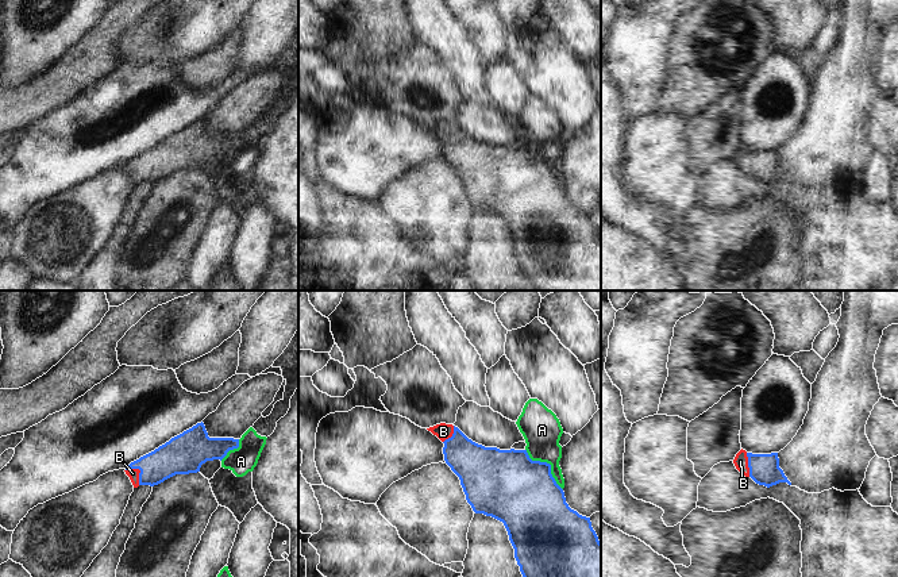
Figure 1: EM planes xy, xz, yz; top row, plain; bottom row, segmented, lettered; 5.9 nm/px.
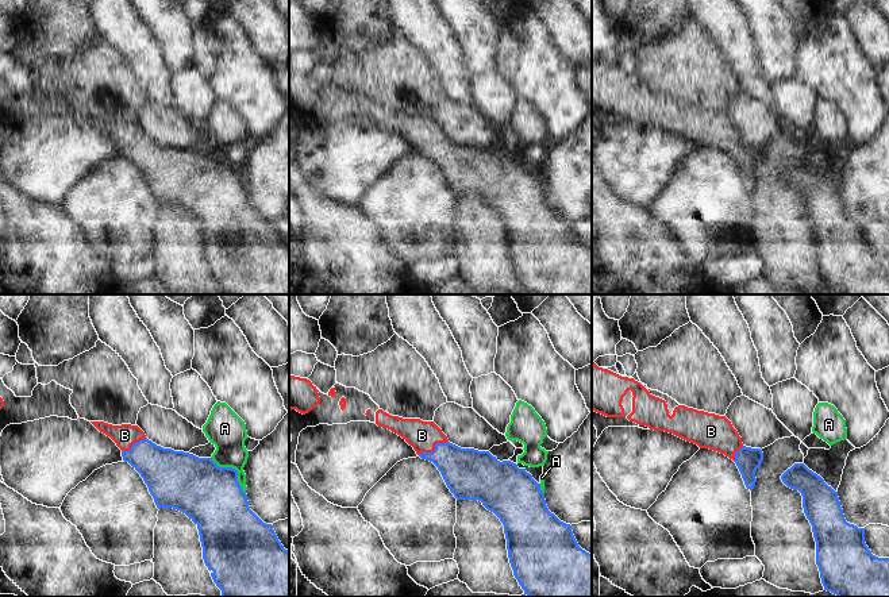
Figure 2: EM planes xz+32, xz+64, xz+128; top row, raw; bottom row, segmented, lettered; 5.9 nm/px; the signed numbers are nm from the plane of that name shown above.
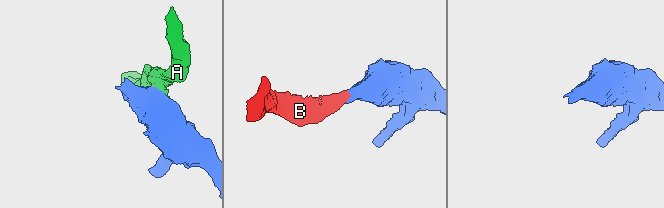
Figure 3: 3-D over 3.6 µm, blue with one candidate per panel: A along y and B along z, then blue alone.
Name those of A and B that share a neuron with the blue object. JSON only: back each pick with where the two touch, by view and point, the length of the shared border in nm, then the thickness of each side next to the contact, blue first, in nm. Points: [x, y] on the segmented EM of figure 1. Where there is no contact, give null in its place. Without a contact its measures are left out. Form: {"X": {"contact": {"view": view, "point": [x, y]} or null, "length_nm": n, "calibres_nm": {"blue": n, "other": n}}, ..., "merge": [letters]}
{"B": {"contact": {"view": "xy", "point": [139, 469]}, "length_nm": 130, "calibres_nm": {"blue": 220, "other": 60}}, "merge": ["B"]}

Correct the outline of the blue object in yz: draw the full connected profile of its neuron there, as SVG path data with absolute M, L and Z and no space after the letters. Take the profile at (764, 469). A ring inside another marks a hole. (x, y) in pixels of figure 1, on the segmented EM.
M741 449L736 454L733 463L741 474L751 477L759 485L767 488L779 482L791 485L783 470L779 468L778 453L752 454Z

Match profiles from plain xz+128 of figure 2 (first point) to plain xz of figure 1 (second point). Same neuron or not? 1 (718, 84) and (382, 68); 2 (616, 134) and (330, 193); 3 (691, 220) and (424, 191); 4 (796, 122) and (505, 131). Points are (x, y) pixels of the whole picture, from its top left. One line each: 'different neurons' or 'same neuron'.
1: same neuron
2: different neurons
3: same neuron
4: different neurons

